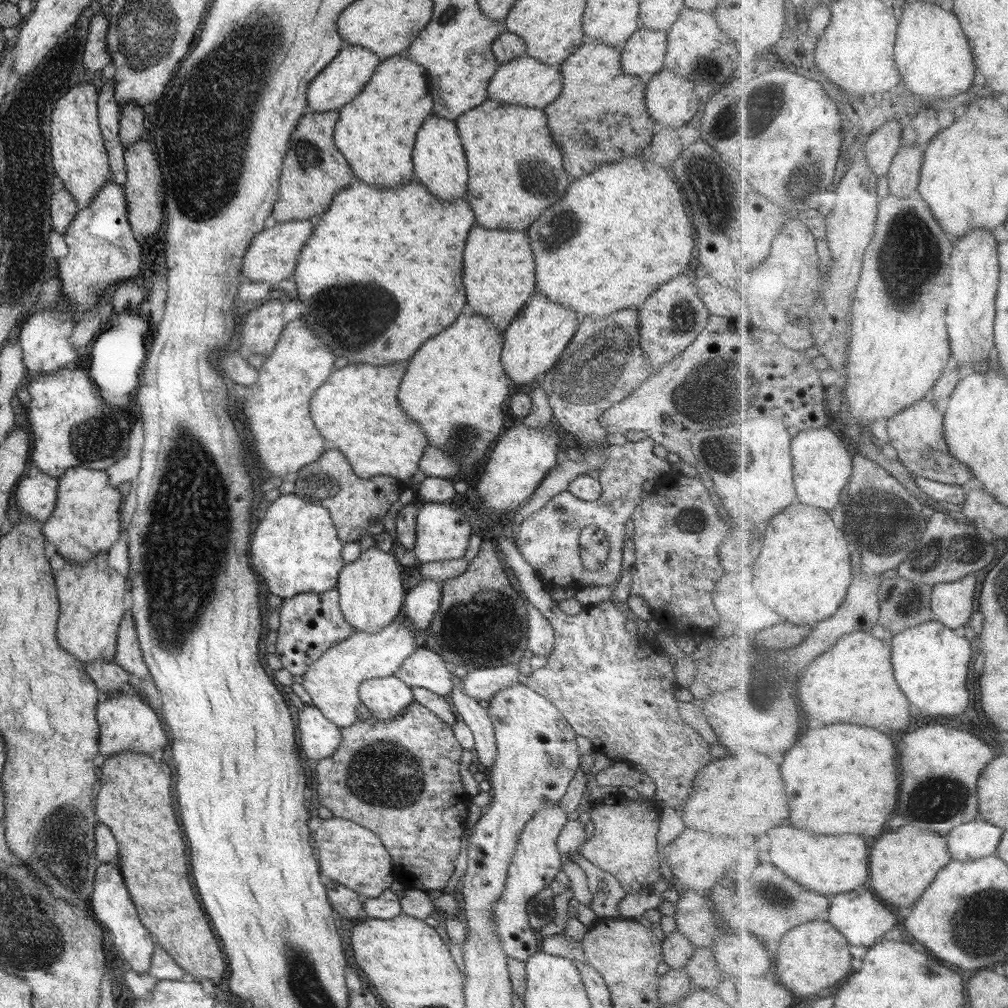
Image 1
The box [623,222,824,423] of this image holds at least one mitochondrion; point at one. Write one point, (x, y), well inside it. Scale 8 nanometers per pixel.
(683, 315)

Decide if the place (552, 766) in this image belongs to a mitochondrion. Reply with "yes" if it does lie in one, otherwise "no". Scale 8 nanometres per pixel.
yes

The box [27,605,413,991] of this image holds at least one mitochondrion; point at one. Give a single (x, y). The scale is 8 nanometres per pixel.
(61, 846)

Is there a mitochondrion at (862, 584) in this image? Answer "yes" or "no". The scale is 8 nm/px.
no

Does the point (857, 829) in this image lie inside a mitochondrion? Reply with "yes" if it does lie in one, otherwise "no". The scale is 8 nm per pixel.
no

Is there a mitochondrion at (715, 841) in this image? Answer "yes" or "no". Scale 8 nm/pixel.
no

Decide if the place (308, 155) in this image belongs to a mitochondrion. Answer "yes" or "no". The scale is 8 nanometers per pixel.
yes

